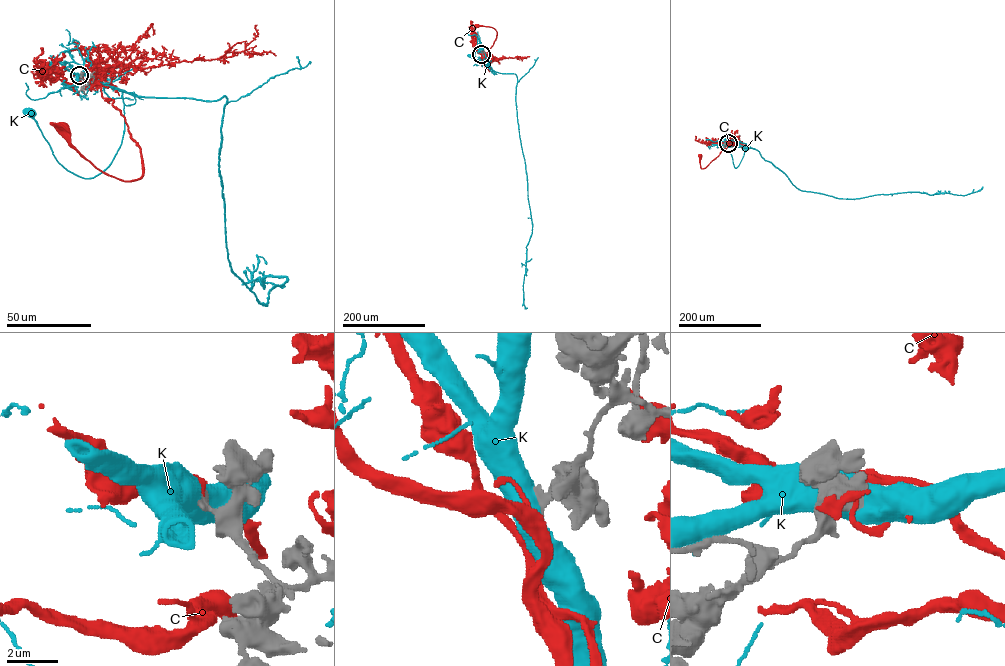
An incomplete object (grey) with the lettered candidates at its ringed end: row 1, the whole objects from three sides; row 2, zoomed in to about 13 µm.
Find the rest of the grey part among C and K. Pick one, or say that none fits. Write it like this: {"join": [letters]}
{"join": ["C"]}

